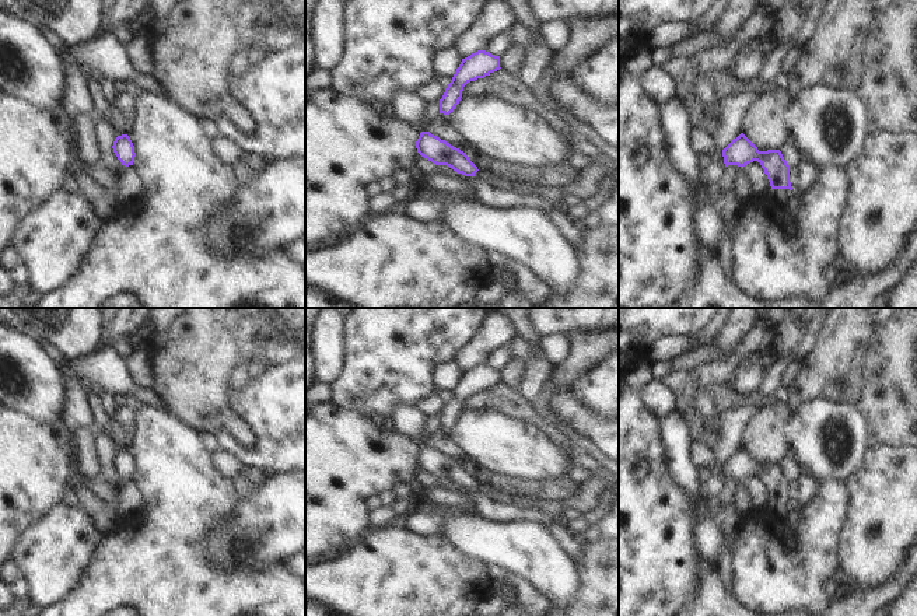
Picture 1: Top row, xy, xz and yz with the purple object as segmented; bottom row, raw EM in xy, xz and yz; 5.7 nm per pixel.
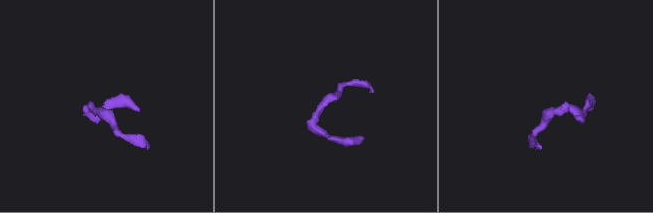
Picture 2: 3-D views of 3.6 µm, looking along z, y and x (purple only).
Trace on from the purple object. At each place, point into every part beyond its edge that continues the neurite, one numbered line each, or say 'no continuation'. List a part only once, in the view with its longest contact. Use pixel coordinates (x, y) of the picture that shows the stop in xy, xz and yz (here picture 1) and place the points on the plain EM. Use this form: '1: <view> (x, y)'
1: yz (781, 508)

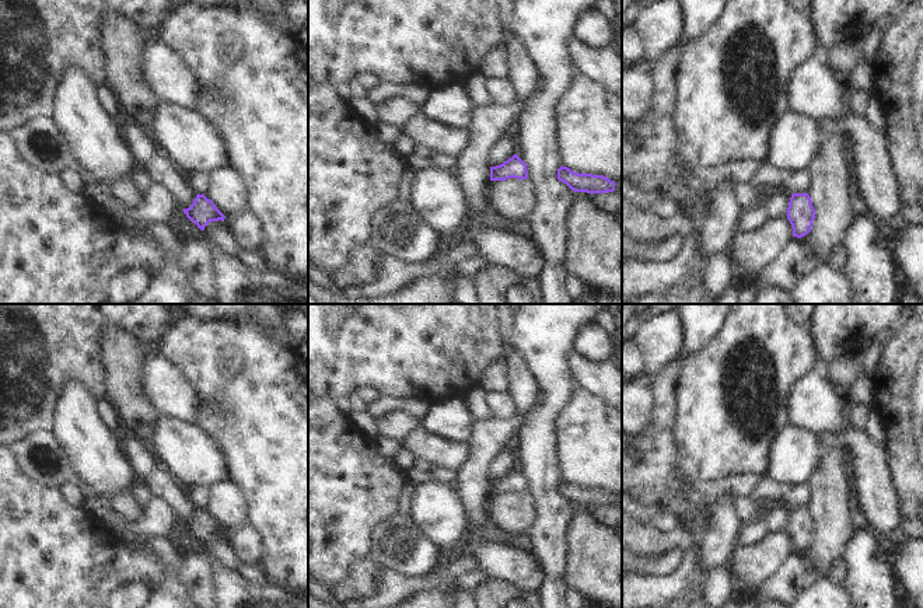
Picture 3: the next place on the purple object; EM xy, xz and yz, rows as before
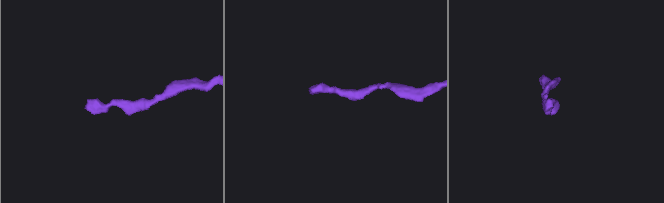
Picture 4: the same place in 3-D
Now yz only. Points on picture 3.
1: yz (813, 576)

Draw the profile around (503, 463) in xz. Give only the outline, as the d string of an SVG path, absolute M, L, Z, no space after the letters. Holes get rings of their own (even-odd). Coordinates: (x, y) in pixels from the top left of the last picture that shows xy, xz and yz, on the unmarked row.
M506 448L499 452L490 464L490 481L496 481L507 475L515 468L513 448Z

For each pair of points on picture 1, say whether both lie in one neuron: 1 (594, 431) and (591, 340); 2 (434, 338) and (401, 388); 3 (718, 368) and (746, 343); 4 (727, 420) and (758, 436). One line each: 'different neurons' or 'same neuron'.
1: different neurons
2: same neuron
3: same neuron
4: different neurons

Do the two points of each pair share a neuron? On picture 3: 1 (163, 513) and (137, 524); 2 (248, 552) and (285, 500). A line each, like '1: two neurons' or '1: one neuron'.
1: one neuron
2: two neurons

